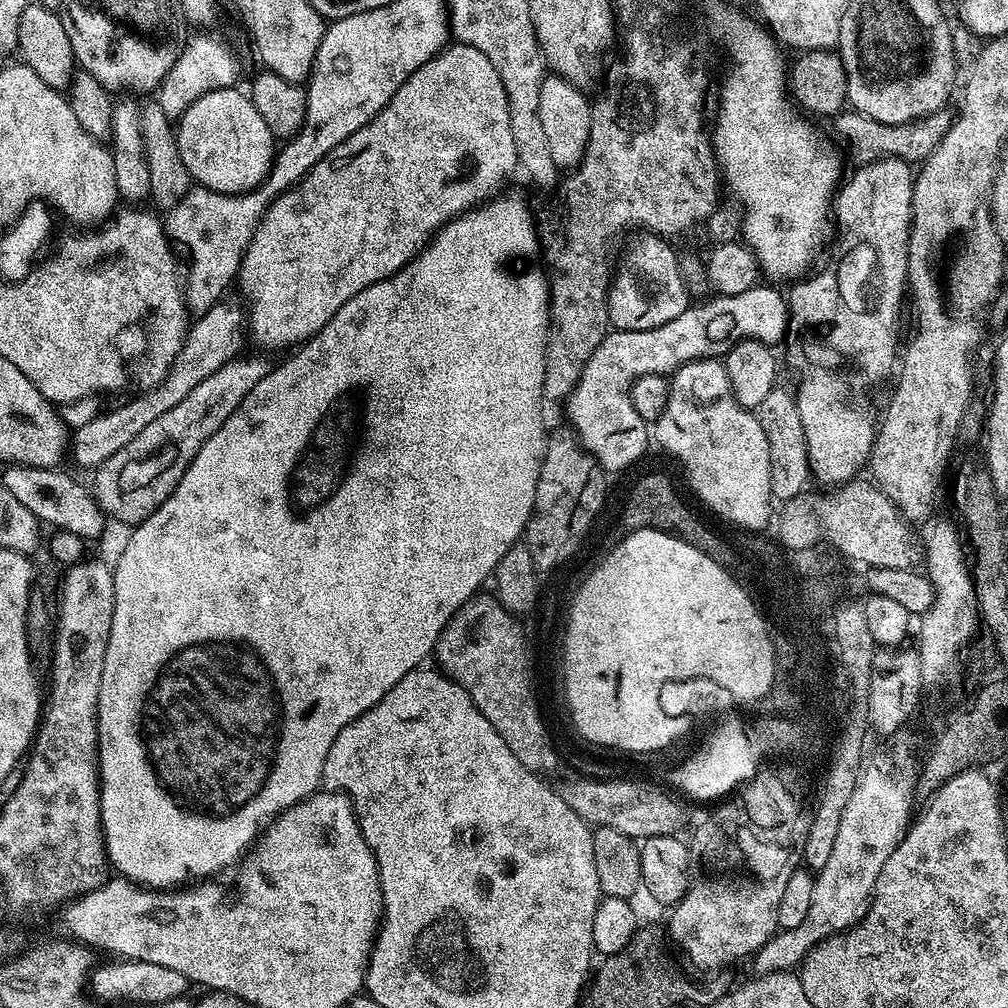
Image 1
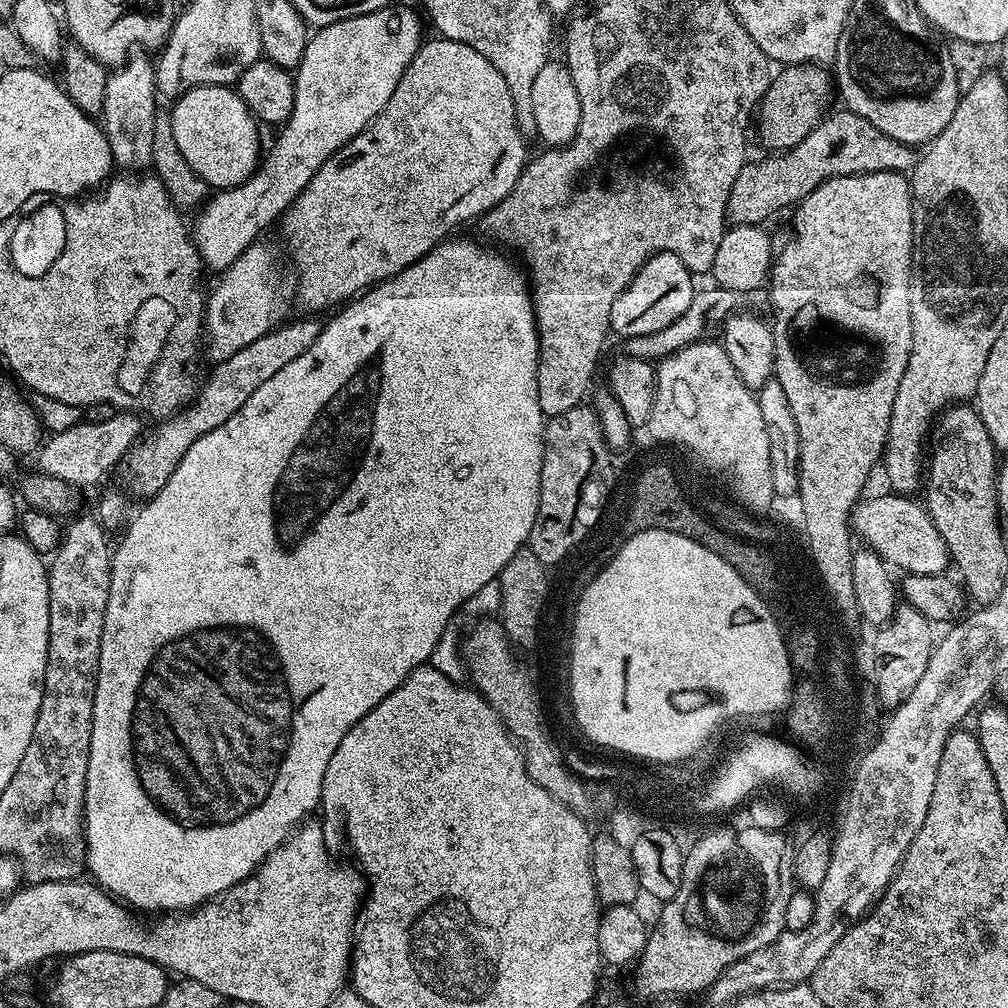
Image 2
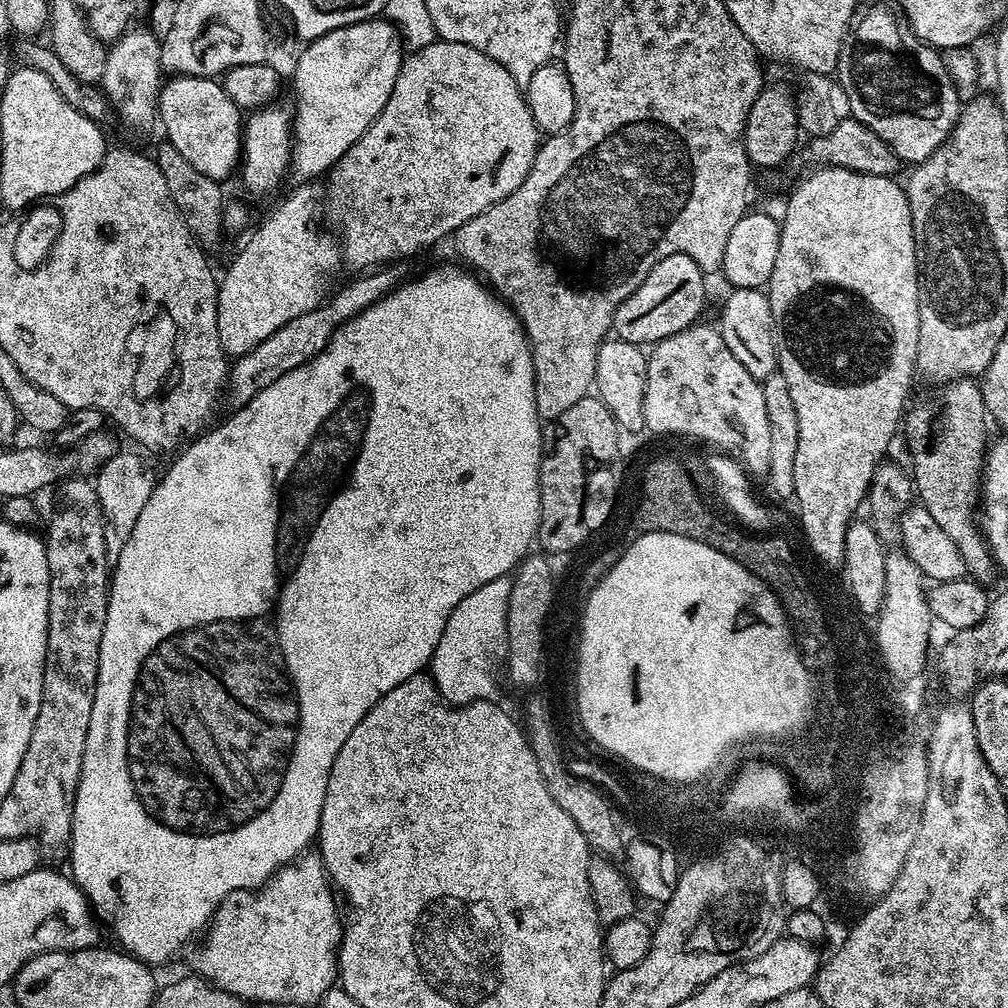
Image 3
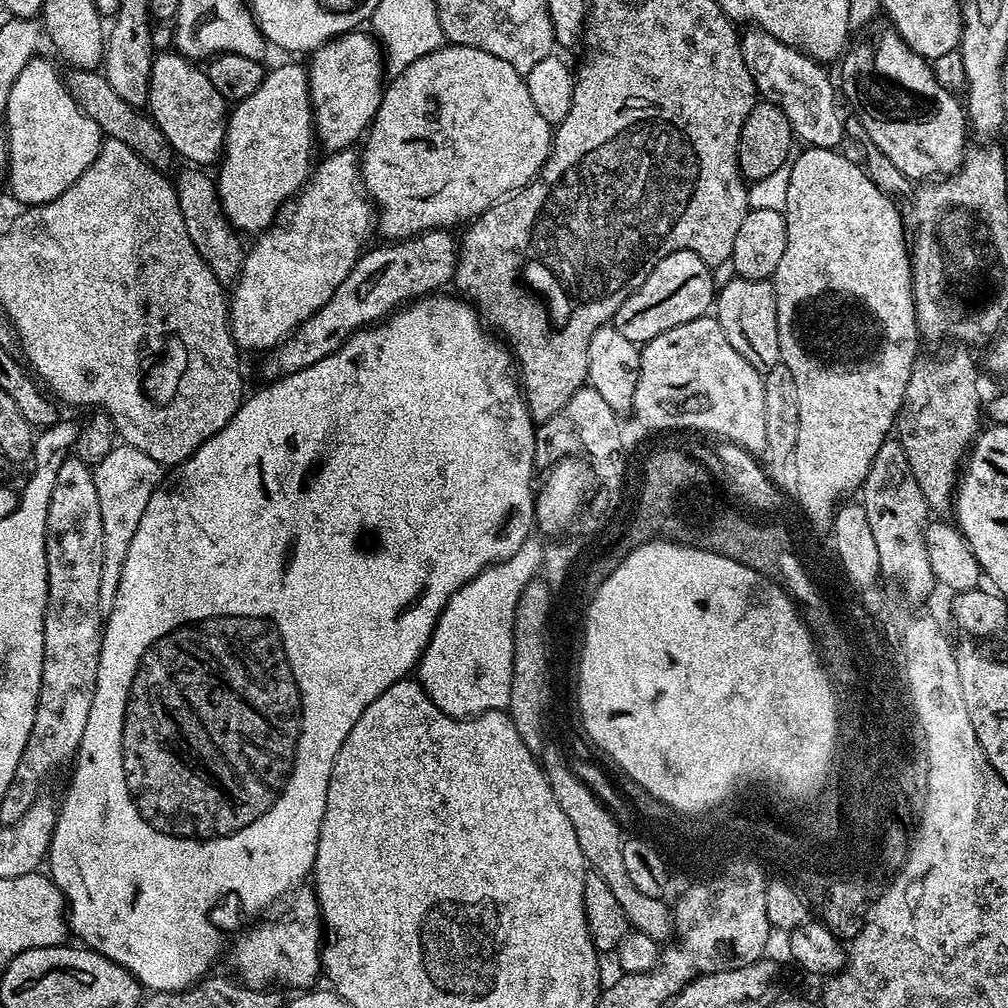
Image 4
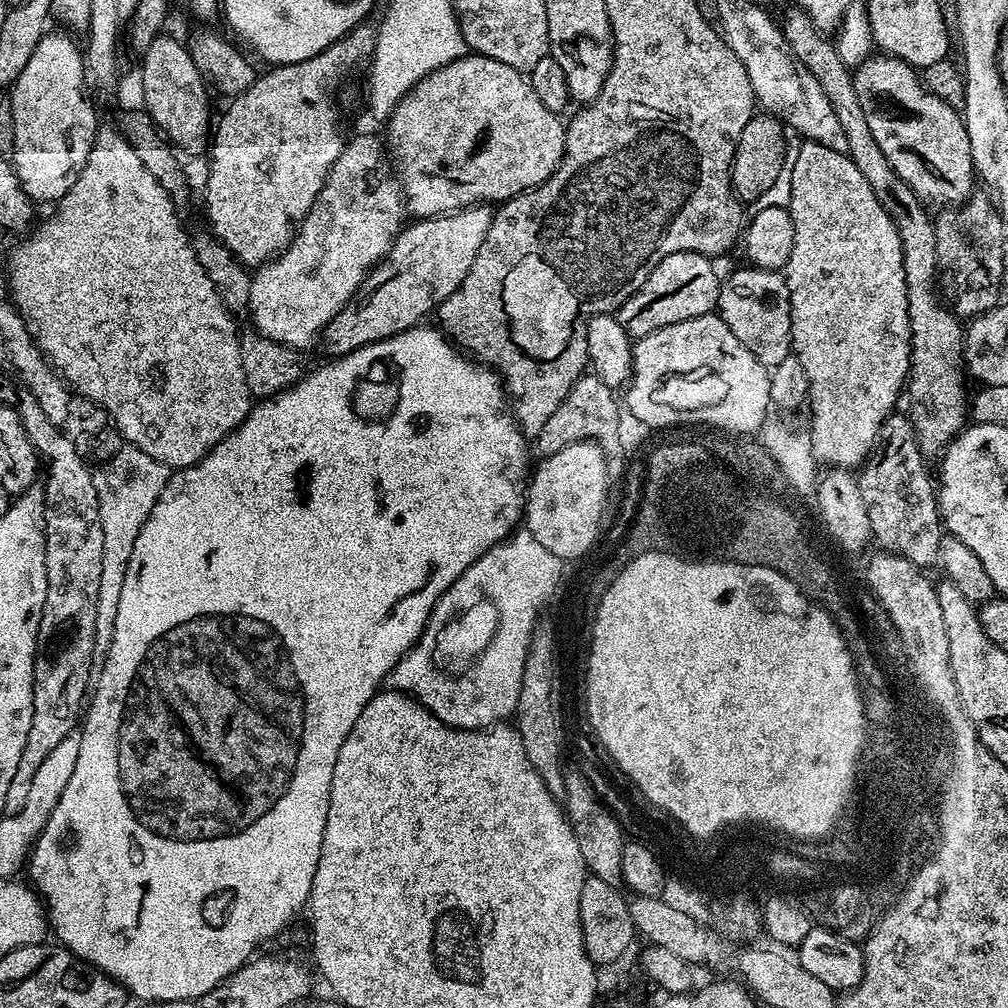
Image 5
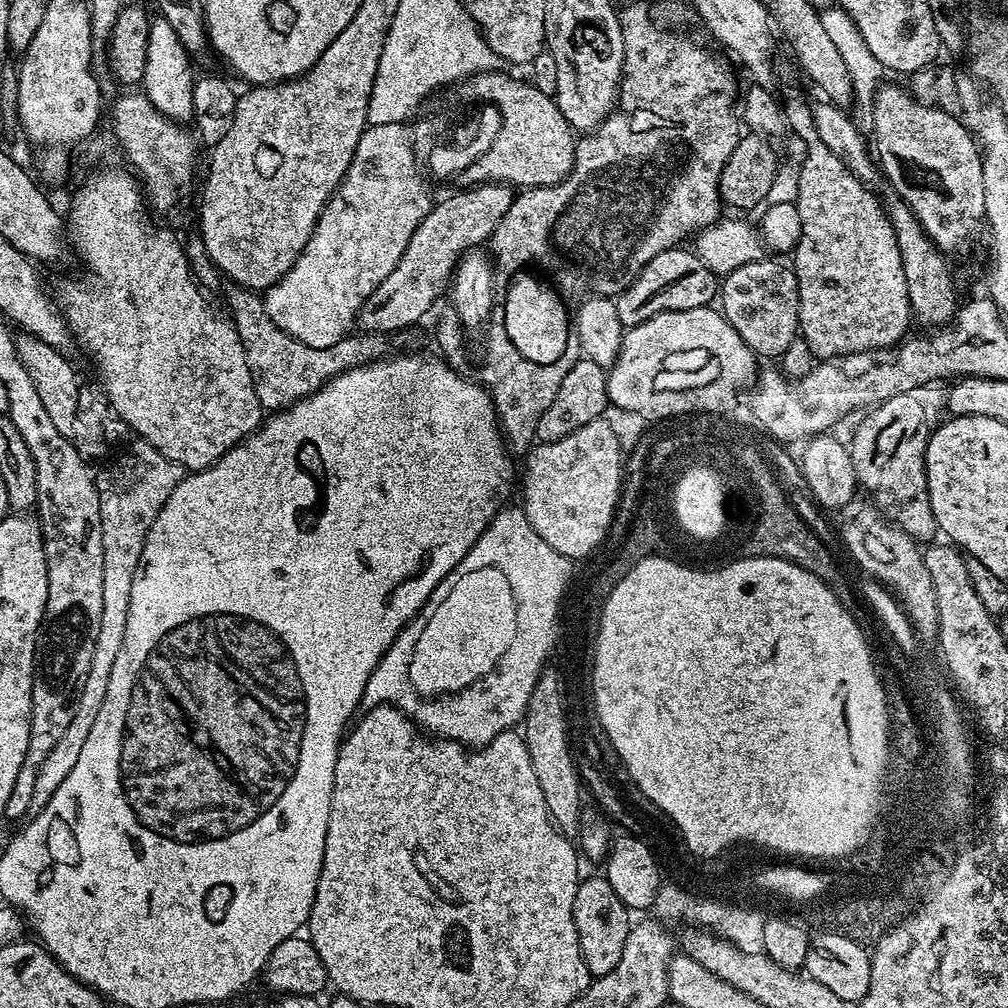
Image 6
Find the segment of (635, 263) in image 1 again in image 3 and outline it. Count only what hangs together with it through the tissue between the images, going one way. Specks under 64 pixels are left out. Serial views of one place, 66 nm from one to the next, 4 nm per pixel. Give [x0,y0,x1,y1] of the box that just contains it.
[615,254,706,346]

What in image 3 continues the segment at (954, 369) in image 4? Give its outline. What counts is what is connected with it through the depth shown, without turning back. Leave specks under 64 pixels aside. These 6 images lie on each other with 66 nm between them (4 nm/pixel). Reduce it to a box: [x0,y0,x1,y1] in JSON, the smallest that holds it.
[902,379,997,582]

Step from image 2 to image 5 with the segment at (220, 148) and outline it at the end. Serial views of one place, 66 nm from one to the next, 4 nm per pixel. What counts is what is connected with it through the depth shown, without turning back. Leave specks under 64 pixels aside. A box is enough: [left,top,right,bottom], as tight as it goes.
[140,34,210,153]

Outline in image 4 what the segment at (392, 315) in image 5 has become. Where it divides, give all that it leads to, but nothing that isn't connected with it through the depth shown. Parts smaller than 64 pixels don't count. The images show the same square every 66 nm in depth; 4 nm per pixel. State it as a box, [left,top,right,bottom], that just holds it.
[260,230,458,382]

